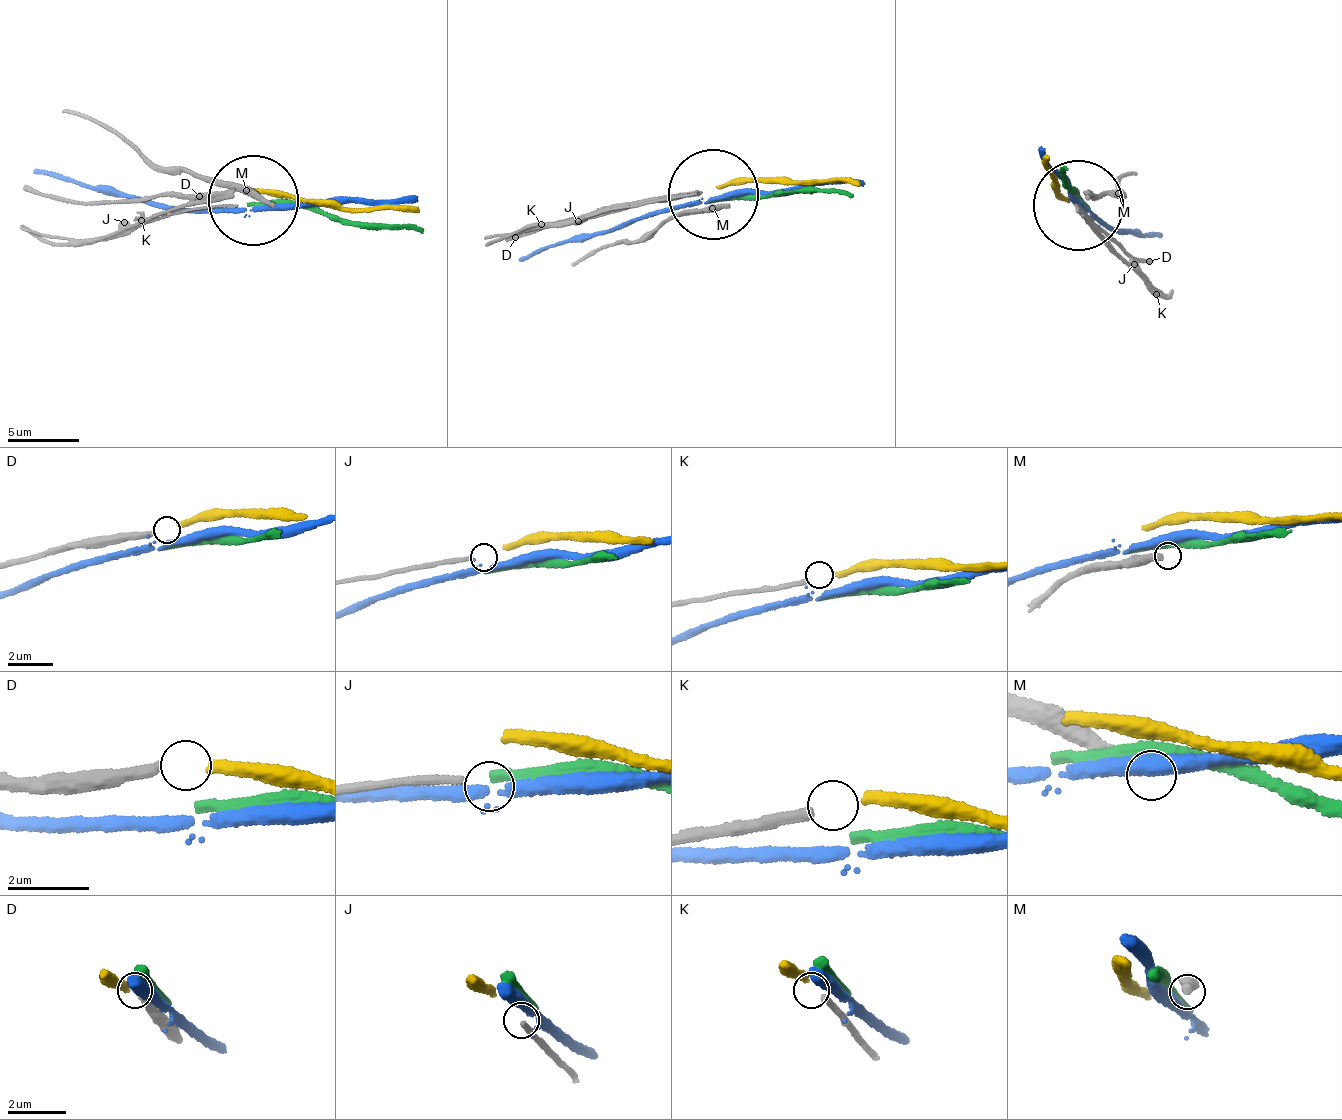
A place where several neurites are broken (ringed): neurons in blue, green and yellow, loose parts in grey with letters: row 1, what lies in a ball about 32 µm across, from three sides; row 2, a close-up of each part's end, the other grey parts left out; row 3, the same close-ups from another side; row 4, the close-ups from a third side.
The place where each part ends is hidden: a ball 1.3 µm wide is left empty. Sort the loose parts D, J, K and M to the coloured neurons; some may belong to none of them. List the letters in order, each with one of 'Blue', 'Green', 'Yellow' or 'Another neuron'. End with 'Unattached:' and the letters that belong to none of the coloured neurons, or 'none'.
D: Yellow
J: Another neuron
K: Another neuron
M: Another neuron
Unattached: J, K, M

